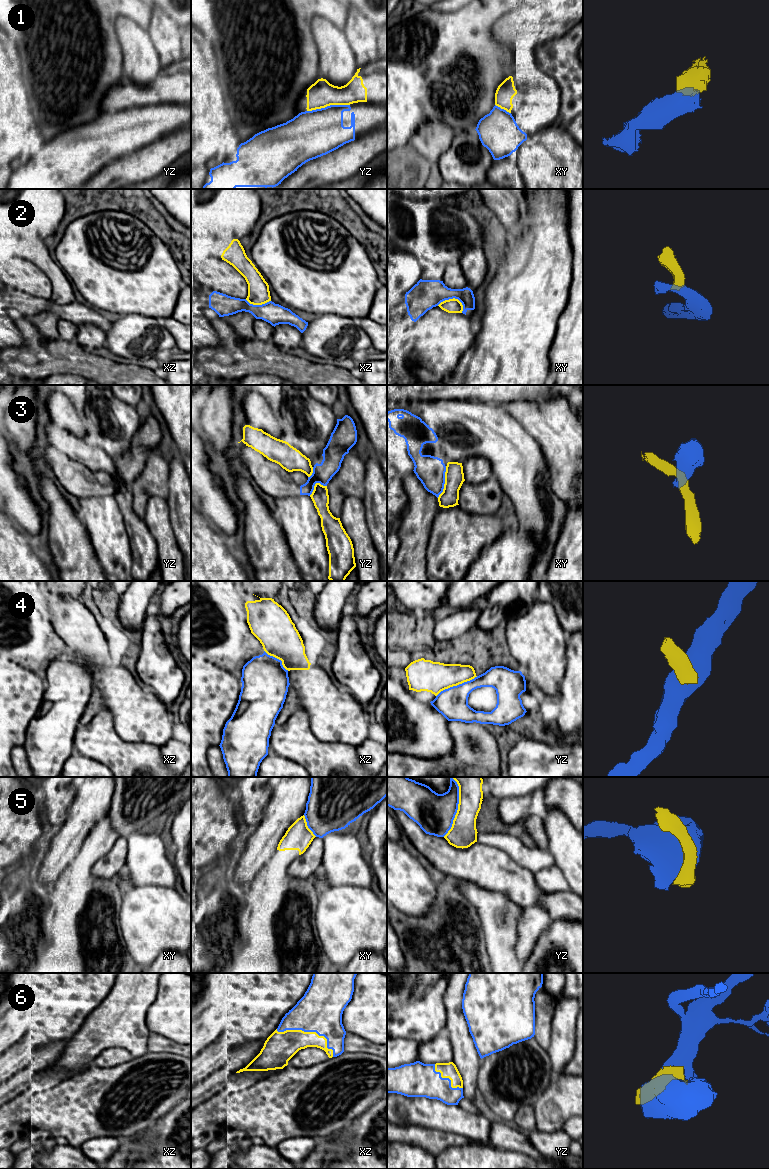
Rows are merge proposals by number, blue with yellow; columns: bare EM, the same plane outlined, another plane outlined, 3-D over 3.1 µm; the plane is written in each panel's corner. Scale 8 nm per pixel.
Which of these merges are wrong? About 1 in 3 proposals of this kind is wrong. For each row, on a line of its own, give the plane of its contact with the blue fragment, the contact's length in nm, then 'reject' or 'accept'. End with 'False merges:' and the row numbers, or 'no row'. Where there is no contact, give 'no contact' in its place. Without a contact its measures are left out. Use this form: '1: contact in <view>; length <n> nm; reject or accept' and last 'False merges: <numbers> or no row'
1: contact in yz; length 340 nm; reject
2: contact in xy; length 220 nm; reject
3: contact in xy; length 260 nm; reject
4: contact in yz; length 380 nm; reject
5: contact in yz; length 480 nm; accept
6: contact in xz; length 500 nm; accept
False merges: 1, 2, 3, 4

